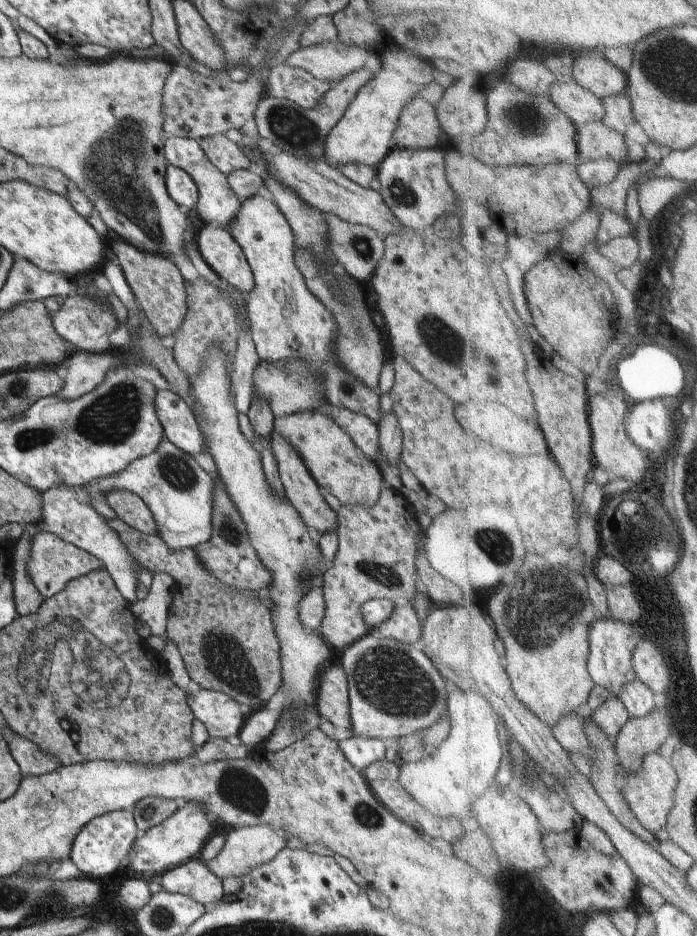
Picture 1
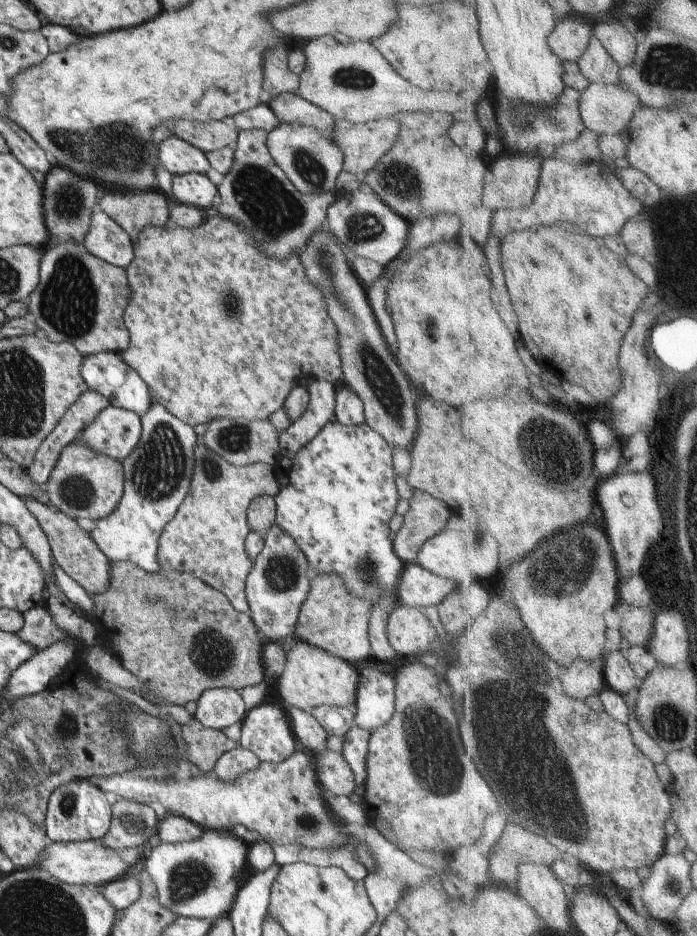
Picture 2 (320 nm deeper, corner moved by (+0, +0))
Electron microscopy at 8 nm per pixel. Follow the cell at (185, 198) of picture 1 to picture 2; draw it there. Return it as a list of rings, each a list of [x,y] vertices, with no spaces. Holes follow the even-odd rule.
[[[205,173],[172,175],[171,200],[191,205],[202,211],[211,210],[217,203],[216,186]]]

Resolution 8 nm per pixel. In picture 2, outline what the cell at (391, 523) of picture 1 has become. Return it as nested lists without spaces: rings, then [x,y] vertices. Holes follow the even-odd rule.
[[[312,575],[307,594],[297,613],[293,637],[327,651],[347,663],[365,660],[371,655],[367,634],[369,612],[371,605],[351,595],[337,575]]]

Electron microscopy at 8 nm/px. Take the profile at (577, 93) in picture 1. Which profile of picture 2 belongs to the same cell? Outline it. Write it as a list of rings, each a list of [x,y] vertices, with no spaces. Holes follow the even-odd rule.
[[[590,83],[582,91],[580,100],[580,111],[586,128],[599,135],[623,134],[641,108],[641,97],[621,83]]]

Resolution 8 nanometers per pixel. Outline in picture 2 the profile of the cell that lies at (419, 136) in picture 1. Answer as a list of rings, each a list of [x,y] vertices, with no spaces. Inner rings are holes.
[[[333,117],[332,143],[342,154],[342,170],[356,176],[367,172],[390,149],[398,128],[398,120],[393,117],[379,117],[364,123],[350,123]]]

